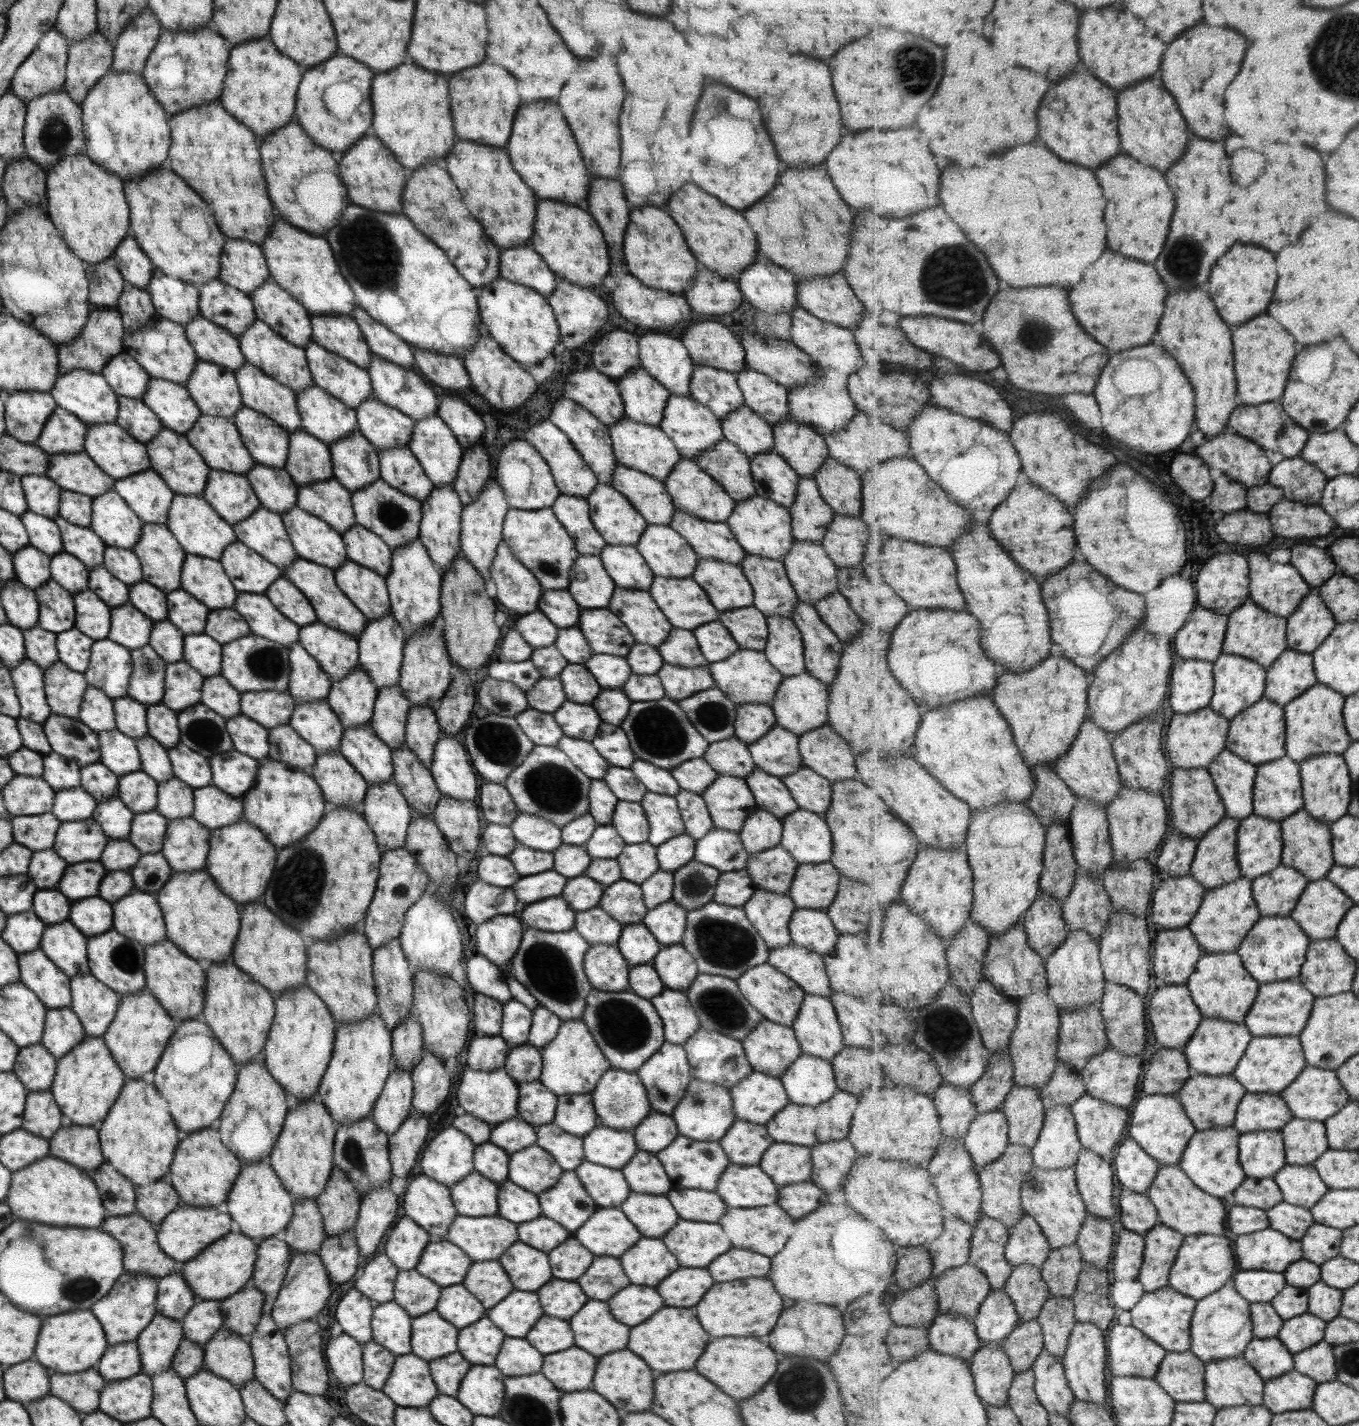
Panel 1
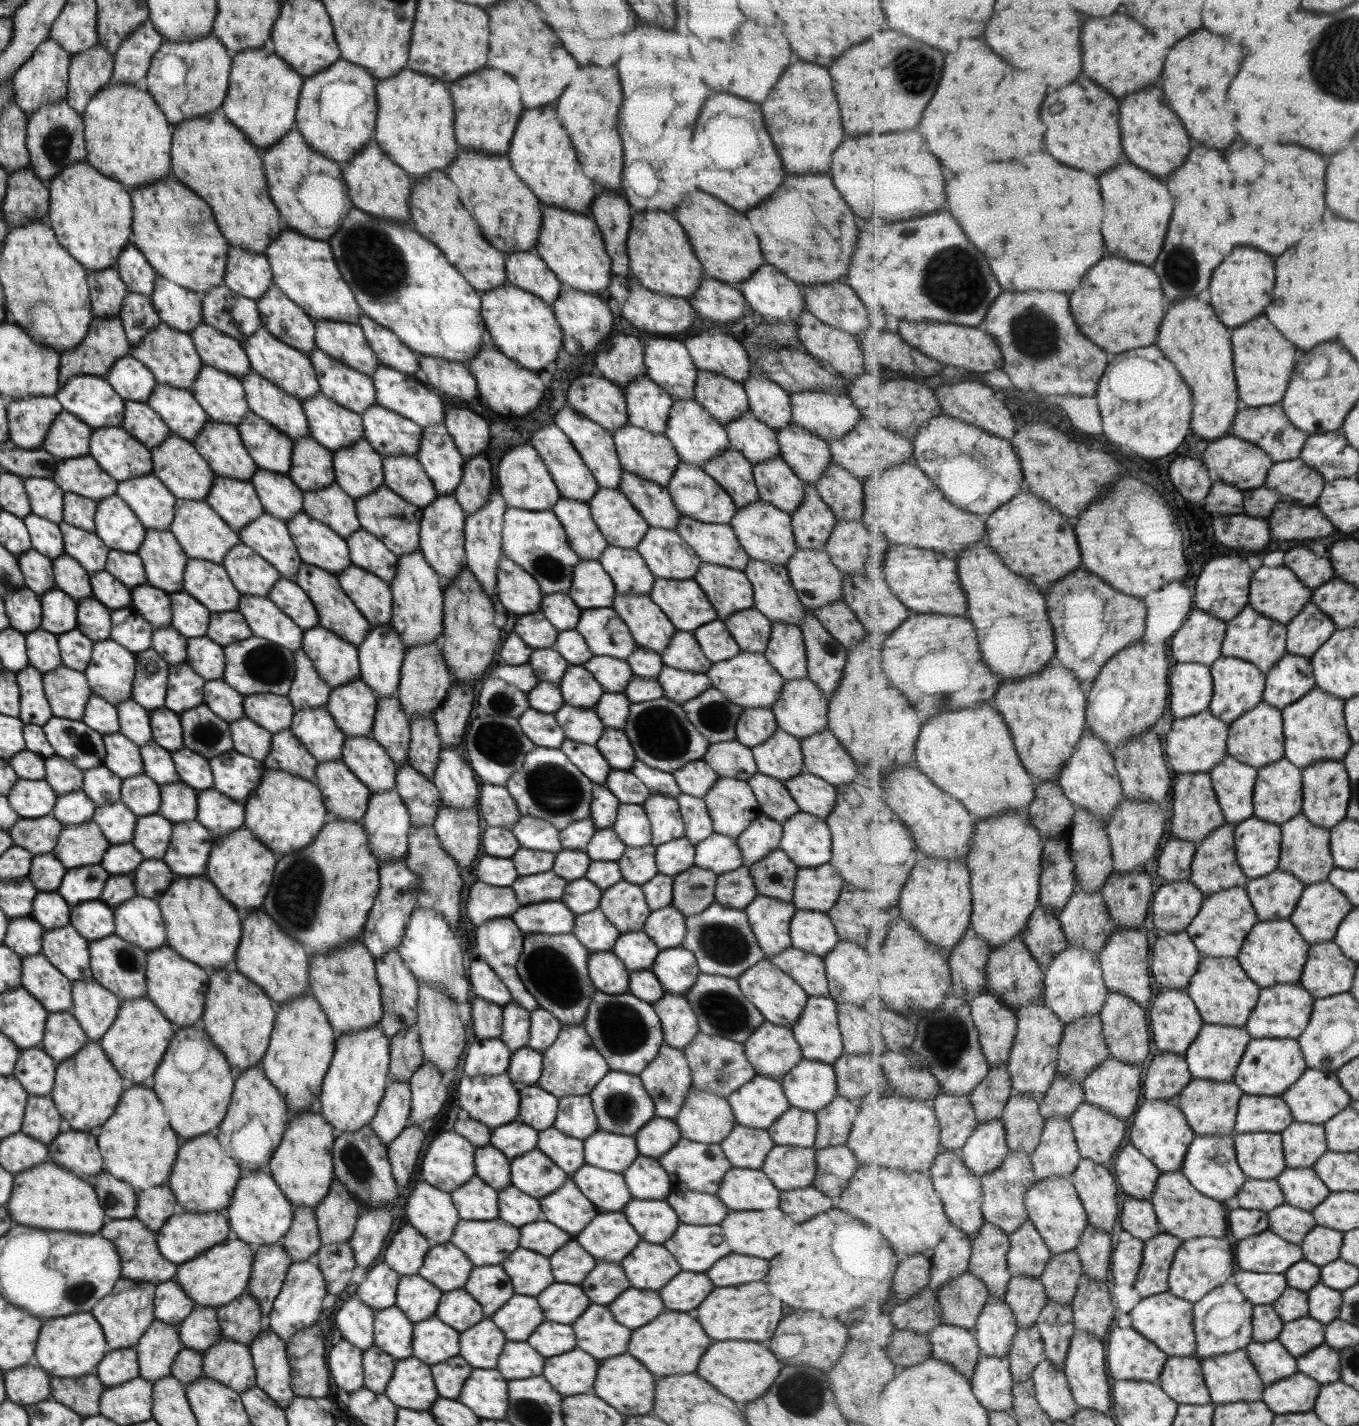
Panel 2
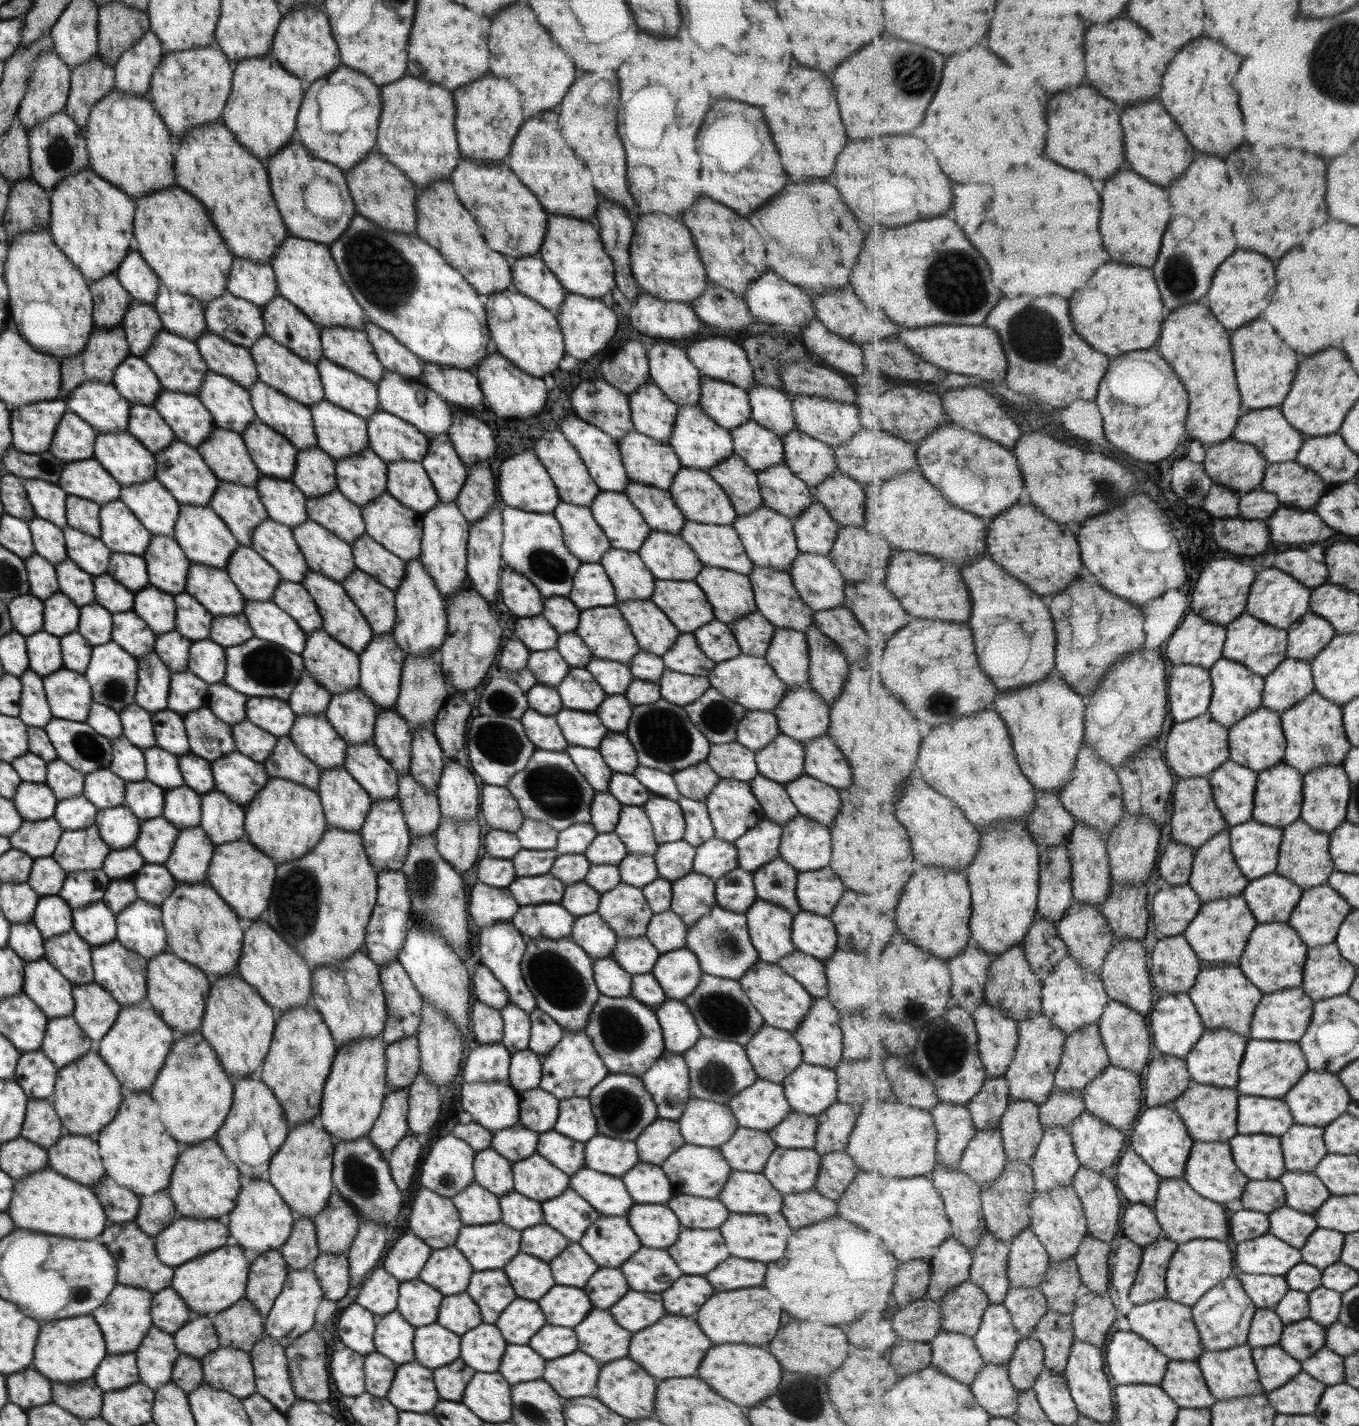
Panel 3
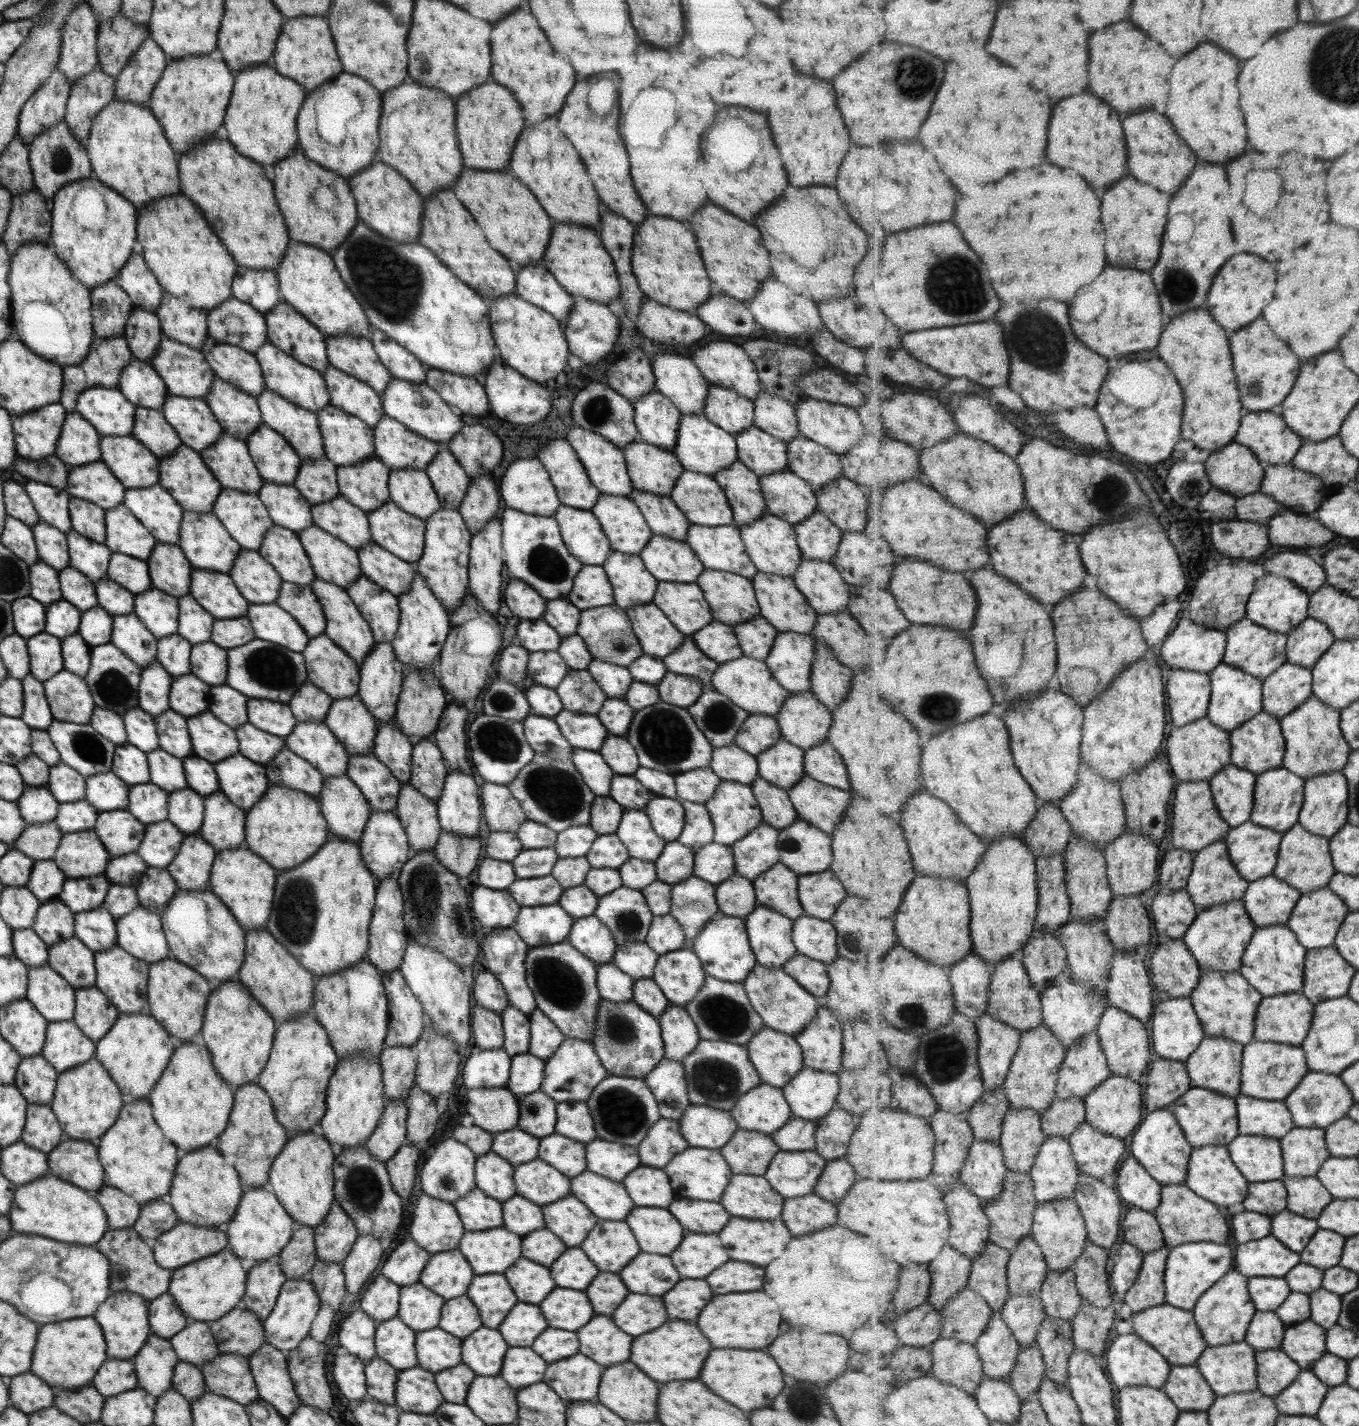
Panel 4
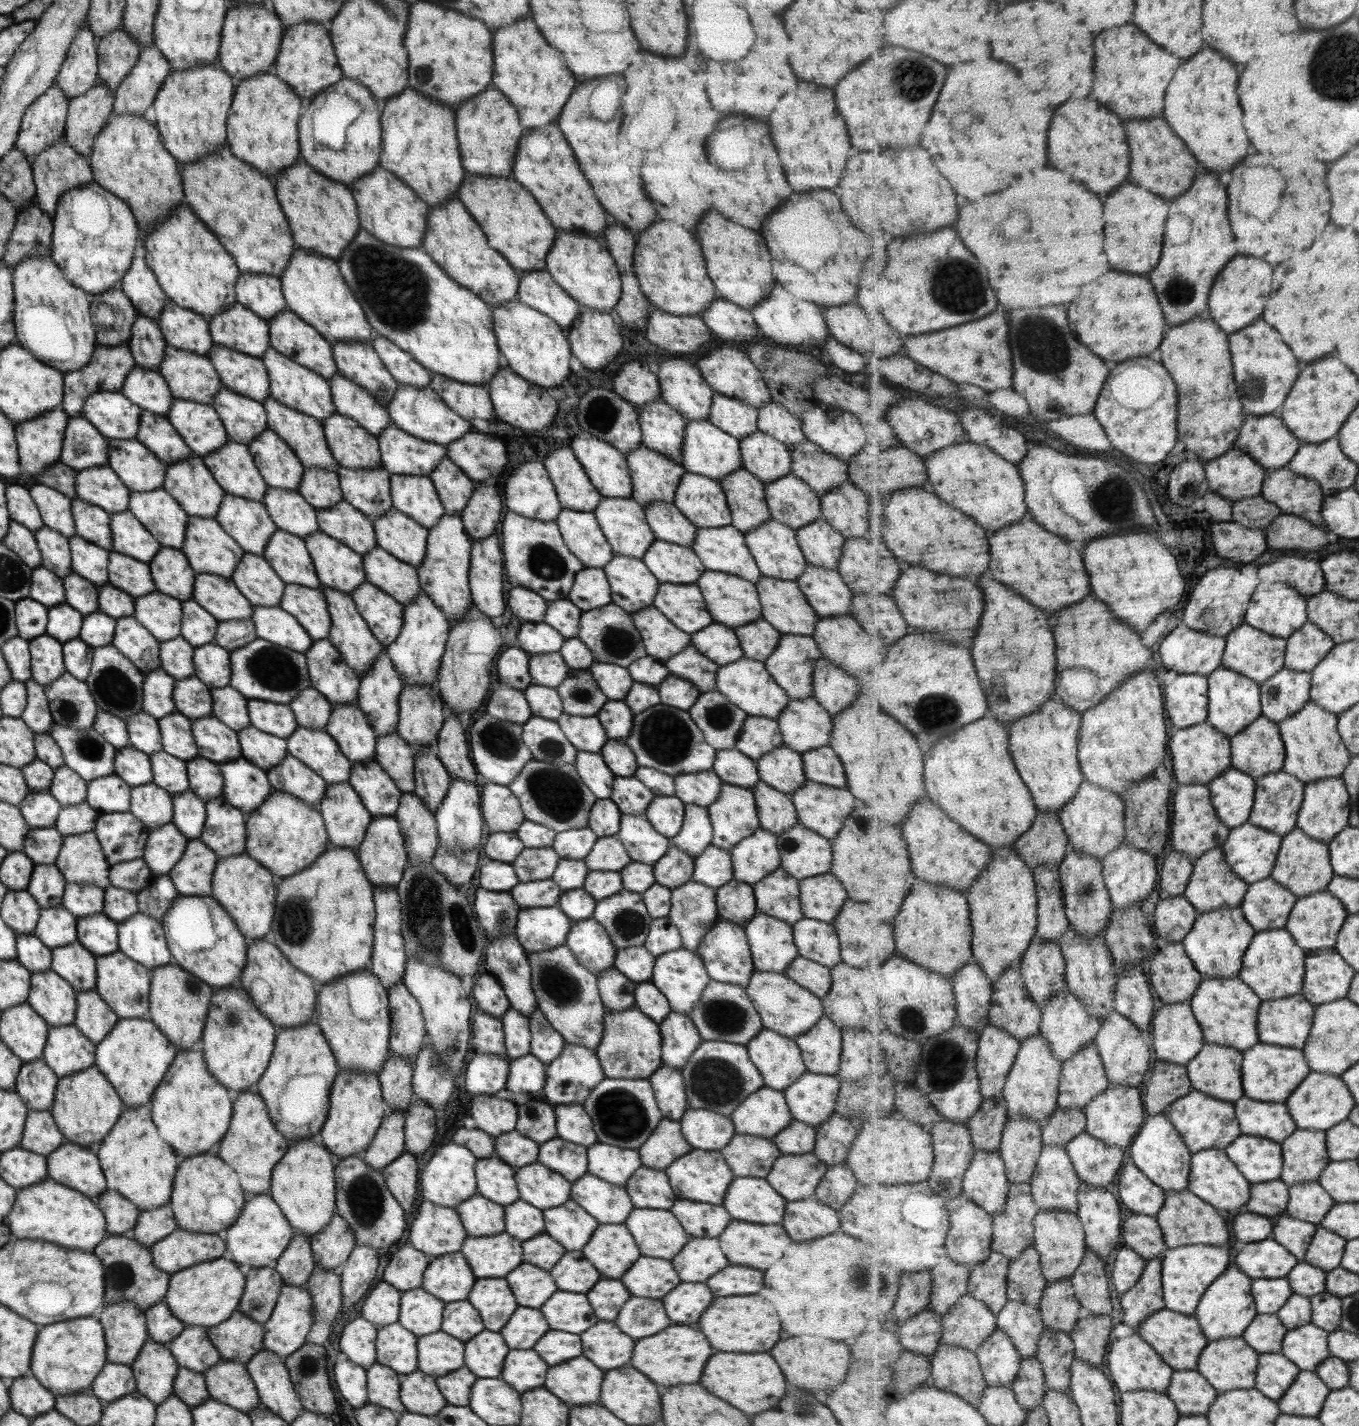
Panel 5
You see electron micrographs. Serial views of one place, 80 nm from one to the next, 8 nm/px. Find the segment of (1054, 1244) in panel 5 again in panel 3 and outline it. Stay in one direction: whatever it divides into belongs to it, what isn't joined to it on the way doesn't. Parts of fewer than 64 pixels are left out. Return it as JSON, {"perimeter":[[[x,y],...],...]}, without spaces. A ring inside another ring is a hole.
{"perimeter":[[[1073,1185],[1051,1188],[1051,1191],[1045,1191],[1045,1193],[1035,1192],[1031,1202],[1031,1228],[1045,1245],[1050,1258],[1053,1261],[1061,1262],[1075,1256],[1088,1234],[1088,1217],[1084,1211],[1084,1204]]]}

